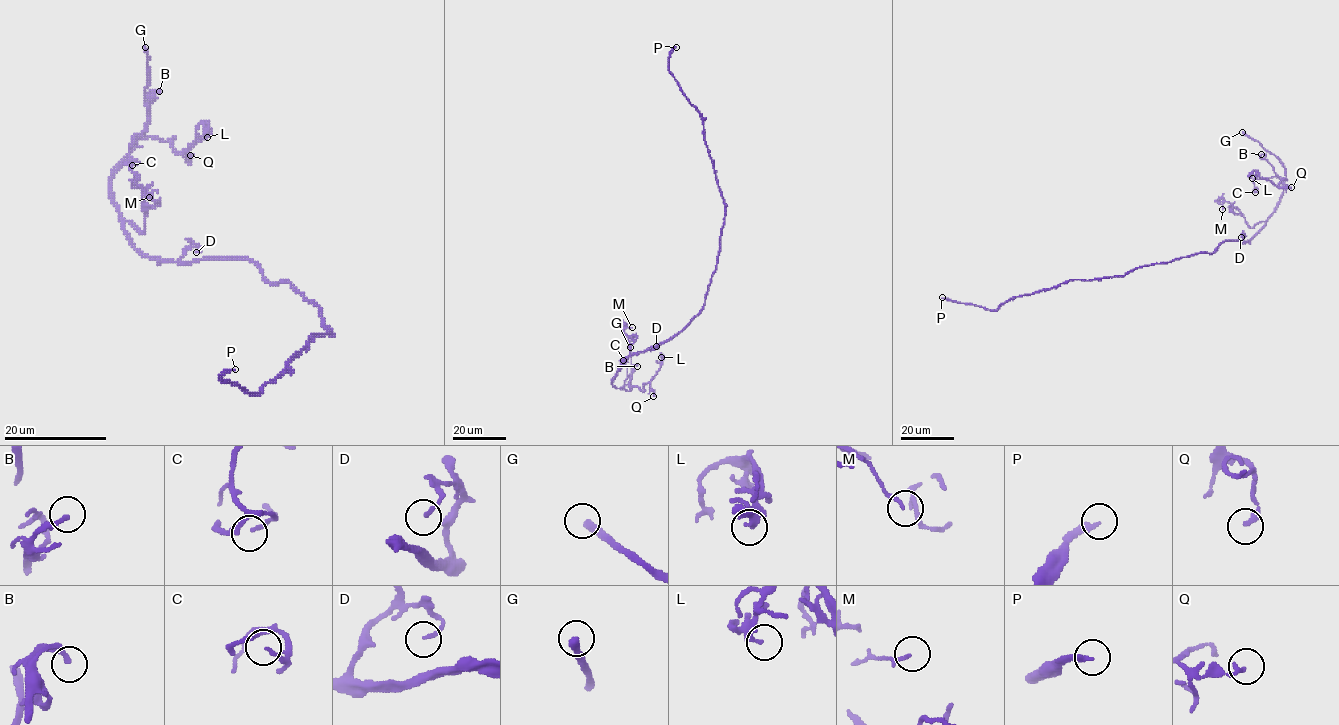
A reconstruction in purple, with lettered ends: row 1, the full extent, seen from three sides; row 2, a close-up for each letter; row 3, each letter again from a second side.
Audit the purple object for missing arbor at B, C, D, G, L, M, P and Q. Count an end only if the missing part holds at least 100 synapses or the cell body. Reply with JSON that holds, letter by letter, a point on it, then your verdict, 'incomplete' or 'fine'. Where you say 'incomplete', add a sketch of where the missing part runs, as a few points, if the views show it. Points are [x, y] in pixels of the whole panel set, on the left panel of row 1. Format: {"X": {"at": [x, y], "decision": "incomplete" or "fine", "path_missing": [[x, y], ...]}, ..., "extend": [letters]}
{"B": {"at": [159, 91], "decision": "fine"}, "C": {"at": [132, 165], "decision": "fine"}, "D": {"at": [196, 252], "decision": "fine"}, "G": {"at": [145, 47], "decision": "incomplete", "path_missing": [[145, 47], [137, 27], [125, 18], [127, 12]]}, "L": {"at": [207, 137], "decision": "fine"}, "M": {"at": [149, 197], "decision": "fine"}, "P": {"at": [235, 369], "decision": "incomplete"}, "Q": {"at": [190, 155], "decision": "fine"}, "extend": ["G", "P"]}

